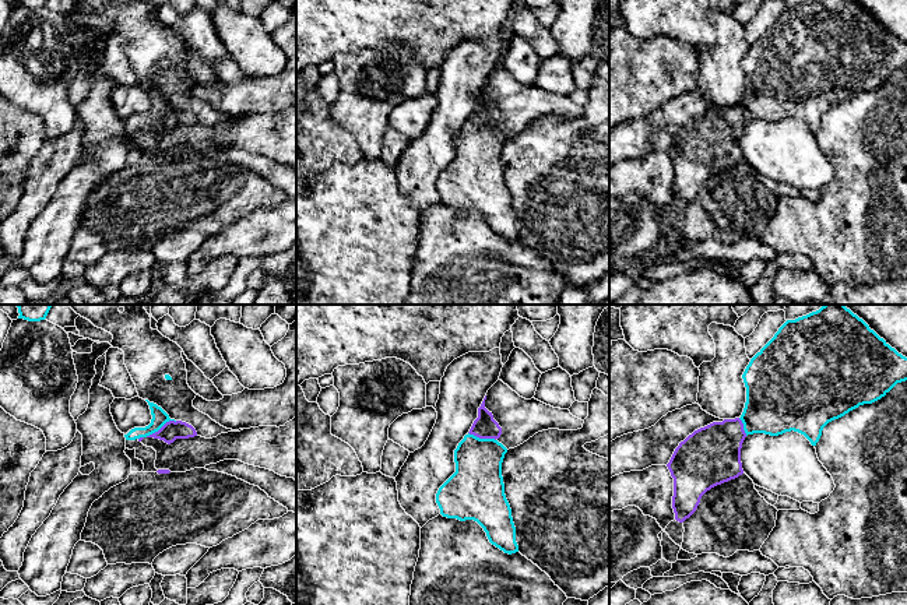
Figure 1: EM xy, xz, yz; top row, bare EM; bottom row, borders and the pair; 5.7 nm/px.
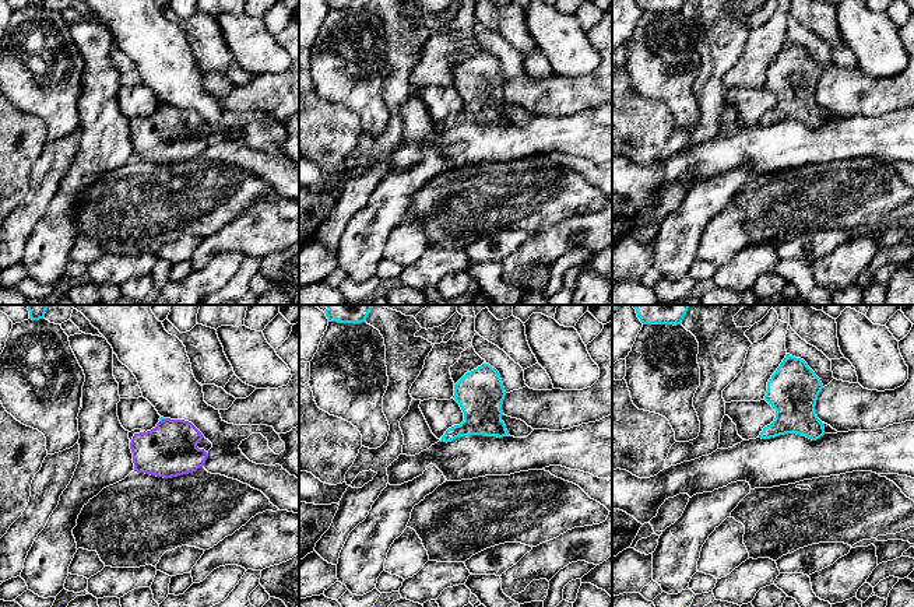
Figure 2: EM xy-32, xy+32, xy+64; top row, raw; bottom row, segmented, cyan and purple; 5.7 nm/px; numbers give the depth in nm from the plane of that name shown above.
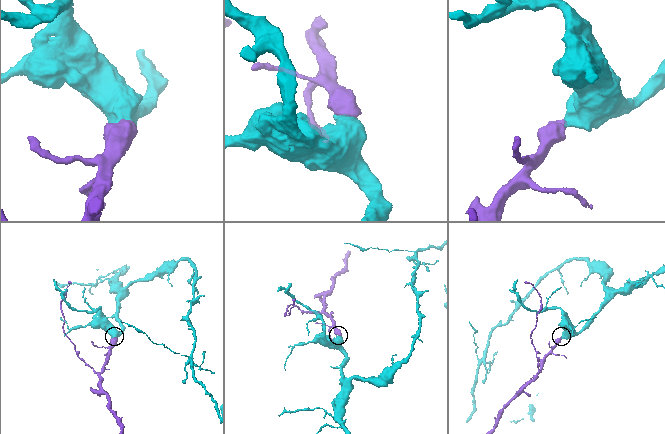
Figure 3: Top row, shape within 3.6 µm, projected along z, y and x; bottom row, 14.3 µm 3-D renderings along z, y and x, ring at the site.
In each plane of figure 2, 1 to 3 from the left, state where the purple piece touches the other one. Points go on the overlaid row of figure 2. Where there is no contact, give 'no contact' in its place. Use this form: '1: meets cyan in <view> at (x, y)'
1: meets cyan in xy-32 at (161, 418)
2: no contact
3: no contact

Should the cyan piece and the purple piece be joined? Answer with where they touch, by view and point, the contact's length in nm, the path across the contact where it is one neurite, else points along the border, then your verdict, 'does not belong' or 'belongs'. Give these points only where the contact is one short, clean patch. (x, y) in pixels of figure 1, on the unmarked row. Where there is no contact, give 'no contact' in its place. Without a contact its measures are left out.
contact xy (161, 113); length 200 nm; way xy (160, 104), (161, 113), (171, 118); belongs

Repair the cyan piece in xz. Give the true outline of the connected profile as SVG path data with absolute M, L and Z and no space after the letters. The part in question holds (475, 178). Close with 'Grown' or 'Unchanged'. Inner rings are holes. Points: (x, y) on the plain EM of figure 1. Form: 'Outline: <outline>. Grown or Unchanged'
Outline: M486 82L478 95L478 105L454 137L456 159L439 175L436 190L443 204L477 208L492 232L511 242L518 239L518 232L502 163L502 150L507 136L498 129L502 115L493 106L492 99L485 95L485 87Z. Grown

